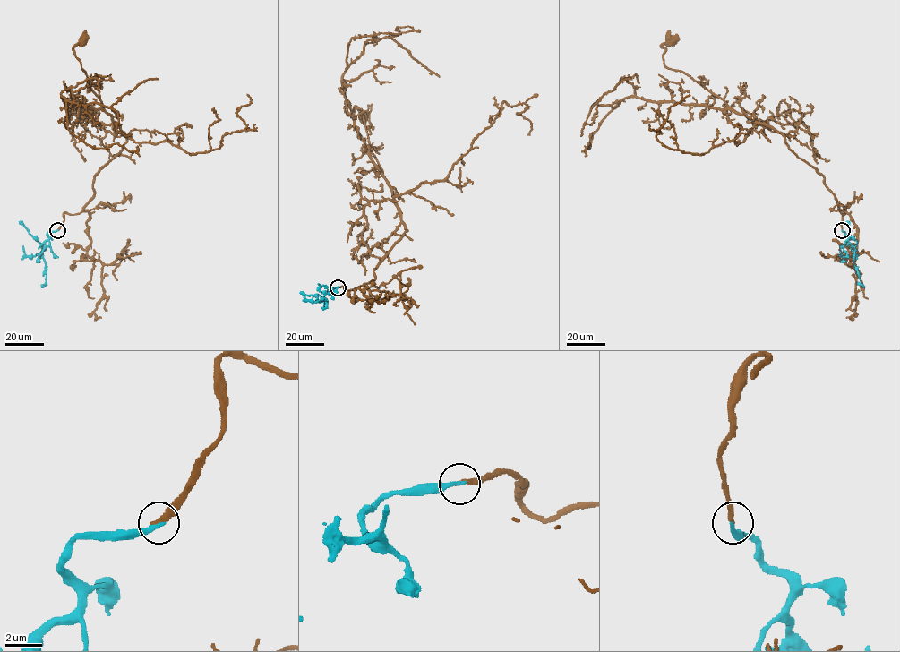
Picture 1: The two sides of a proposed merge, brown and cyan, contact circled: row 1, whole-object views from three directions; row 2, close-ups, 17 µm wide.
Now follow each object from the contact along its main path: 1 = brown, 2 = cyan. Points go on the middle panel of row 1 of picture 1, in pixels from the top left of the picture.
1: (338, 287), (348, 291), (372, 281), (373, 270), (407, 230), (371, 149), (362, 109), (354, 108), (363, 115)
2: (338, 287), (330, 288), (330, 294), (326, 293), (322, 299), (326, 300), (327, 306), (322, 308)

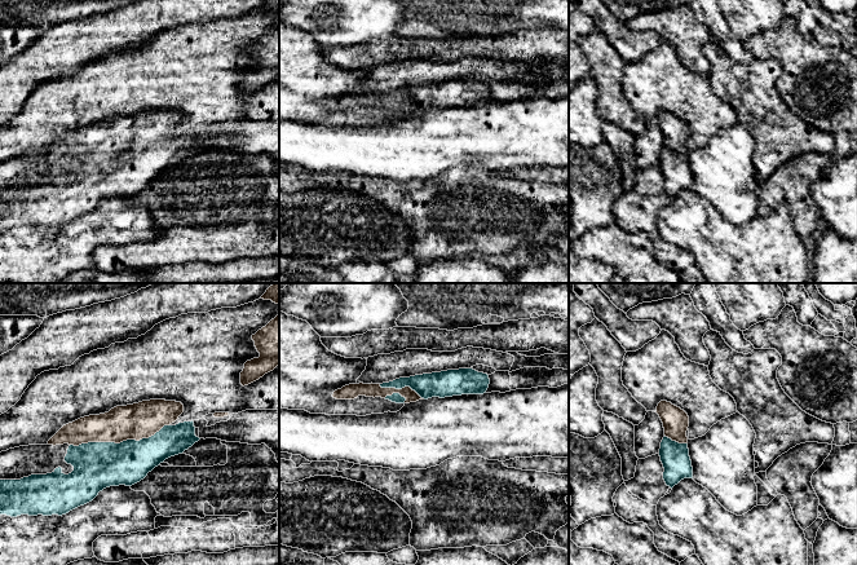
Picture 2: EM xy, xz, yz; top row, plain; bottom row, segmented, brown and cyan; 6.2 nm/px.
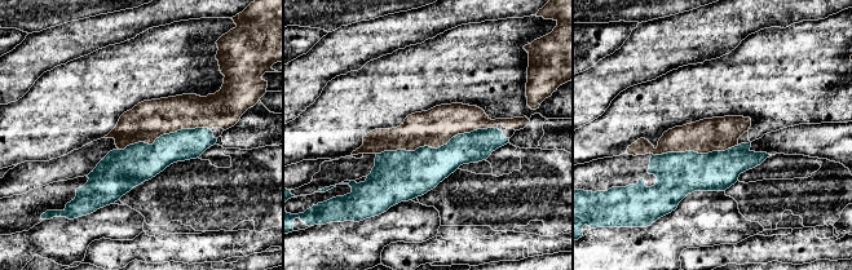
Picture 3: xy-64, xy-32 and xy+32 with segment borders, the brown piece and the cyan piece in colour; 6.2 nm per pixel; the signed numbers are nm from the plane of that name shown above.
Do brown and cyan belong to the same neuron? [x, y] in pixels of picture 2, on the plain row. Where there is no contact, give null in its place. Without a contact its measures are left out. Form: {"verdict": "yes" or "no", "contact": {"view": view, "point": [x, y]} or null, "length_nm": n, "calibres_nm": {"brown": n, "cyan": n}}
{"verdict": "yes", "contact": {"view": "xy", "point": [119, 153]}, "length_nm": 650, "calibres_nm": {"brown": 220, "cyan": 300}}

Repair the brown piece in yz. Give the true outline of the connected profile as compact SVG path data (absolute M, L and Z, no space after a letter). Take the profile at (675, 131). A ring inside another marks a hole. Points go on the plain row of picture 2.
M661 111L655 122L664 138L659 167L663 175L663 190L671 199L684 189L693 189L693 177L689 167L686 141L689 127L680 118Z

